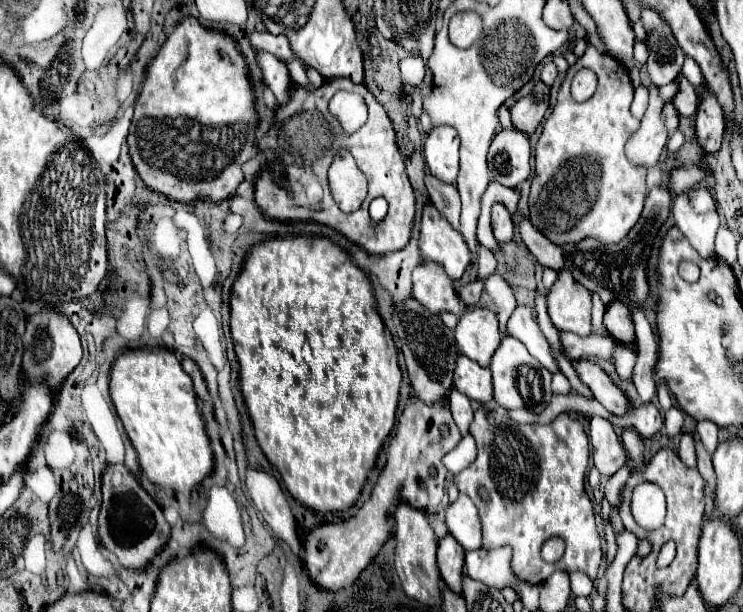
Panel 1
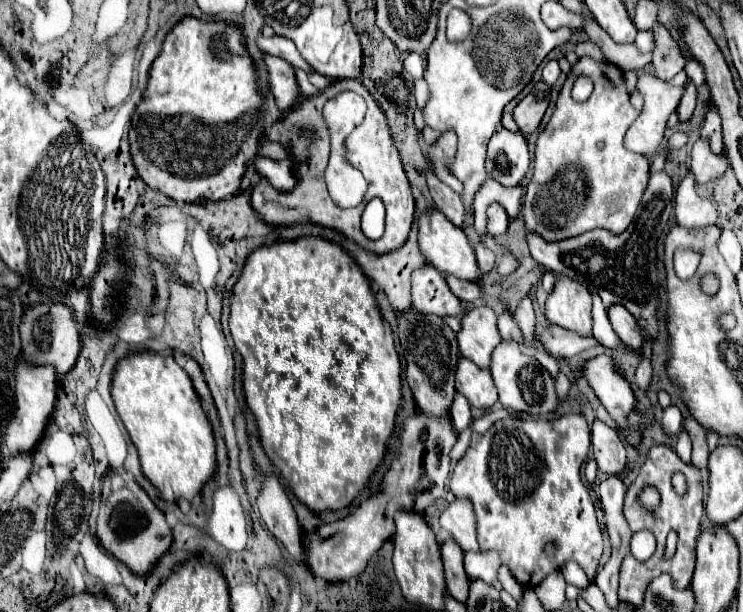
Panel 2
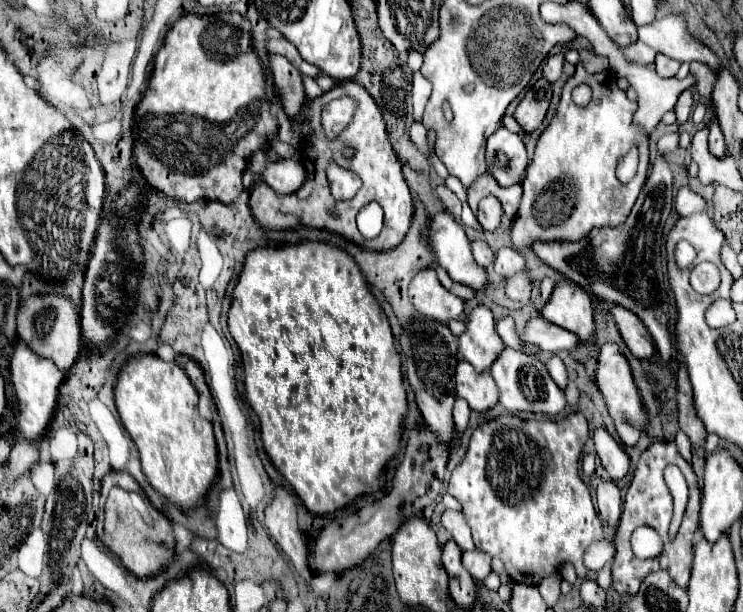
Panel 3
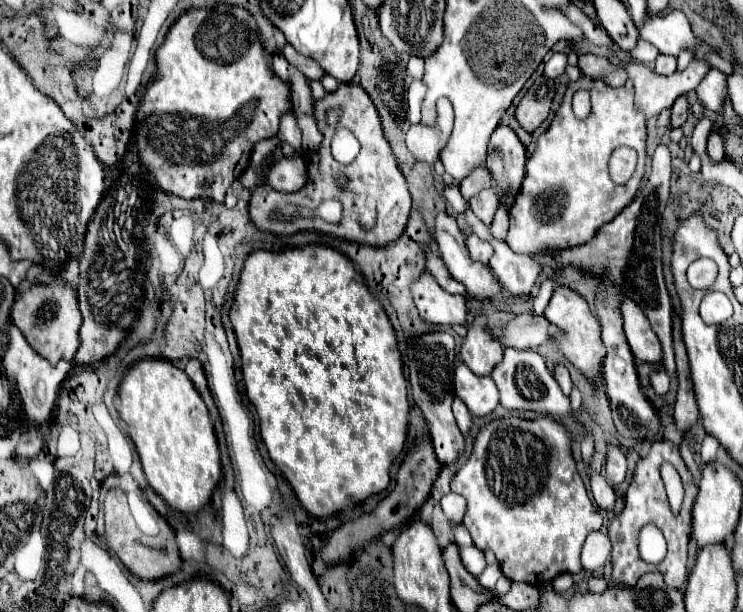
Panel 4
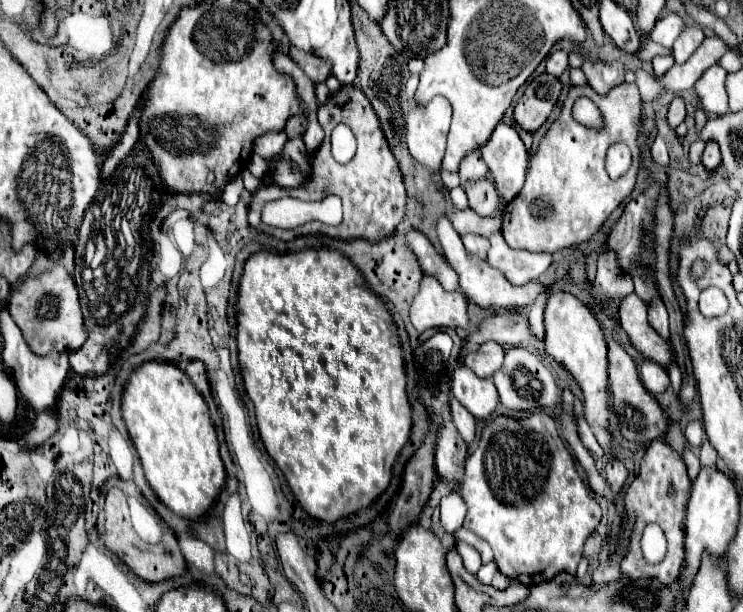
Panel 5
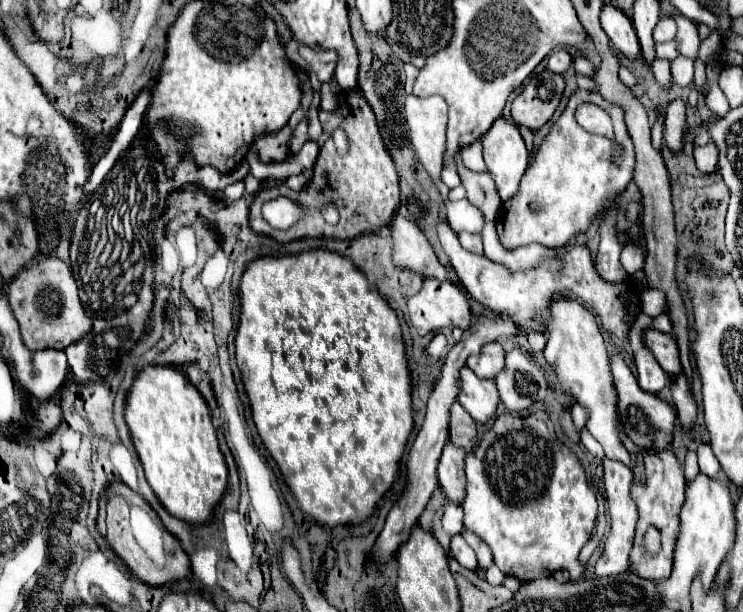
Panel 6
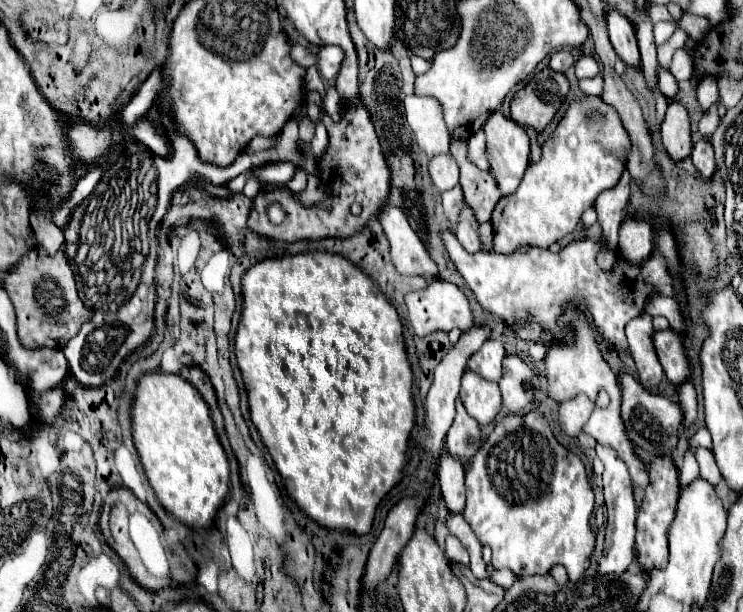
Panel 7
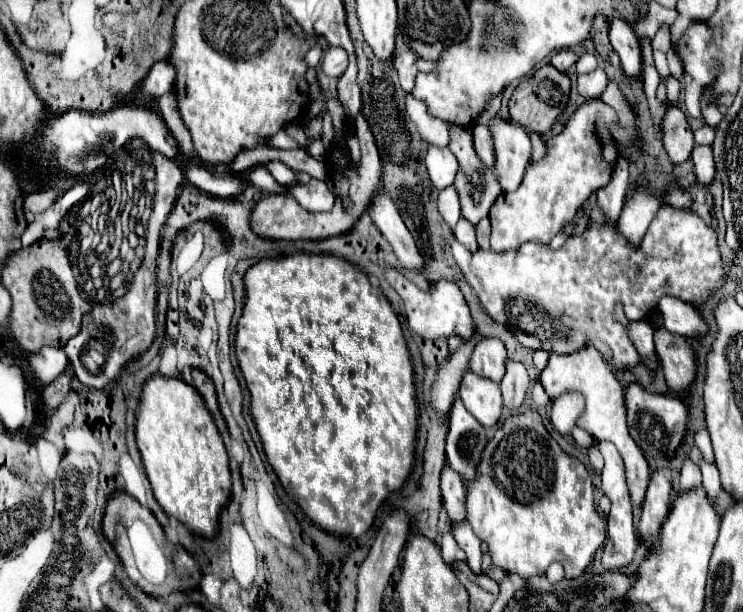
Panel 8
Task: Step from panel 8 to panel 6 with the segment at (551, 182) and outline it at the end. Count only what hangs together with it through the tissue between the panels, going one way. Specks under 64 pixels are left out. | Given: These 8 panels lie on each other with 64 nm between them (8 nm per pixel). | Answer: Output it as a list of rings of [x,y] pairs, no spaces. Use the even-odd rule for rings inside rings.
[[[576,90],[576,94],[572,94],[566,110],[562,112],[562,116],[556,120],[556,124],[550,128],[548,136],[544,138],[542,146],[538,148],[536,156],[532,158],[522,184],[518,188],[518,192],[506,200],[500,206],[500,216],[496,218],[496,230],[498,230],[498,240],[506,250],[514,250],[518,246],[526,246],[526,244],[542,244],[546,248],[558,248],[564,246],[572,240],[572,236],[584,232],[594,218],[598,218],[602,214],[602,210],[610,204],[610,200],[620,194],[632,180],[632,168],[634,168],[634,146],[630,140],[630,134],[626,130],[624,124],[624,112],[620,106],[606,102],[598,92],[586,92],[586,90]],[[590,102],[596,104],[600,108],[604,108],[612,122],[614,122],[614,142],[622,146],[622,164],[612,162],[612,140],[606,136],[598,136],[592,132],[586,132],[574,118],[574,112],[580,104]]]

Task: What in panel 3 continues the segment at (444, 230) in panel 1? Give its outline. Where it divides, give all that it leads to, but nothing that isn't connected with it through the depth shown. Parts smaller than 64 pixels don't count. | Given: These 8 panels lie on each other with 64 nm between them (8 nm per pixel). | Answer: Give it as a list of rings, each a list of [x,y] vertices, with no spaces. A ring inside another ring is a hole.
[[[438,212],[430,220],[426,238],[432,244],[436,262],[446,268],[454,282],[466,284],[476,292],[488,286],[488,274],[474,262],[464,228],[448,212]]]

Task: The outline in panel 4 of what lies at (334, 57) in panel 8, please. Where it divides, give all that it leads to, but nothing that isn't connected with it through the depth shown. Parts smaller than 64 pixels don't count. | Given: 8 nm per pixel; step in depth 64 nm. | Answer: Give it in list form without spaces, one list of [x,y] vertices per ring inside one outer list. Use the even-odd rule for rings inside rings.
[[[286,44],[284,46],[284,50],[282,50],[282,54],[286,56],[286,60],[292,64],[292,66],[296,66],[308,80],[320,80],[326,72],[324,72],[324,68],[316,62],[316,60],[312,60],[312,58],[306,58],[306,56],[302,56],[302,54],[298,54],[290,44]]]

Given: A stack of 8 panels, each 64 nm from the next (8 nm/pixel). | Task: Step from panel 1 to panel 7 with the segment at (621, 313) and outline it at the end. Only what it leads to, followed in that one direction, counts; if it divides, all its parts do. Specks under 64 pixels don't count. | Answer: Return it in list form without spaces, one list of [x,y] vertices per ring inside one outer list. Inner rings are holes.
[[[672,330],[656,332],[654,334],[654,348],[656,348],[656,354],[660,358],[666,378],[674,386],[678,386],[678,384],[682,384],[682,380],[690,378],[690,362],[684,352],[684,344],[682,344],[680,334],[676,334]]]

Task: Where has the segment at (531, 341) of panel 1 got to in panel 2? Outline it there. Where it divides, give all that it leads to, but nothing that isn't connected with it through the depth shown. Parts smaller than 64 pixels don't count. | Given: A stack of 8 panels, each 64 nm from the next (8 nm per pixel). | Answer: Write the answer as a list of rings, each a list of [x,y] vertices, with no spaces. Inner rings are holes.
[[[530,298],[520,300],[518,310],[514,312],[514,320],[516,320],[516,324],[520,326],[526,344],[528,344],[528,346],[538,346],[538,344],[534,342],[534,314],[532,314],[532,302],[530,302]]]

